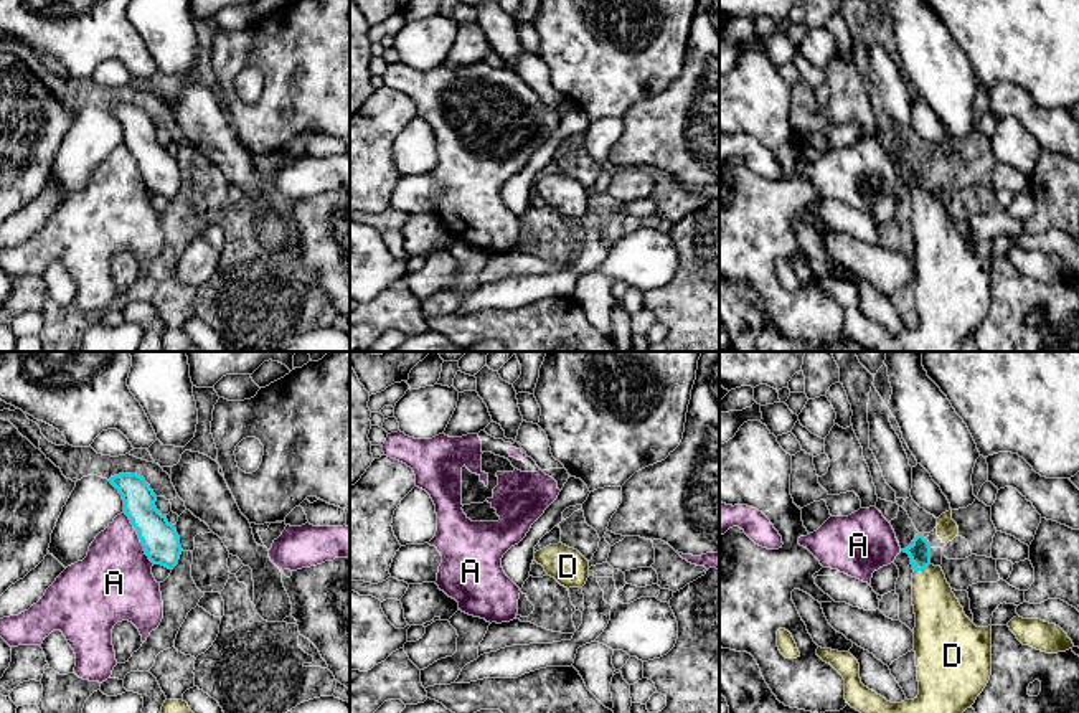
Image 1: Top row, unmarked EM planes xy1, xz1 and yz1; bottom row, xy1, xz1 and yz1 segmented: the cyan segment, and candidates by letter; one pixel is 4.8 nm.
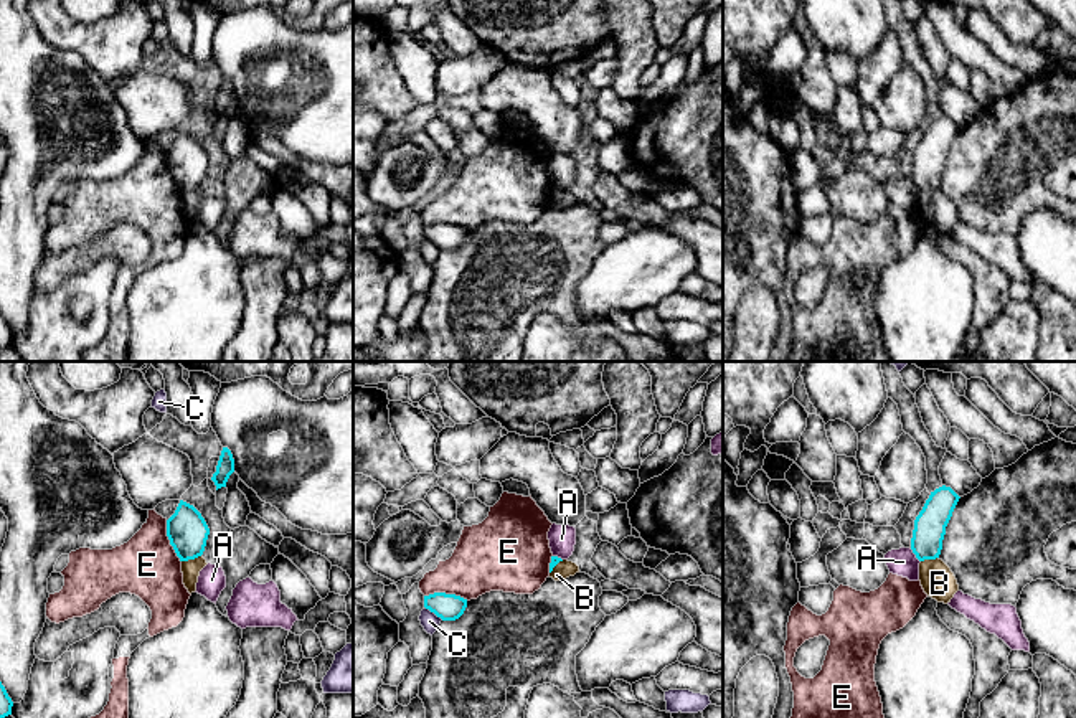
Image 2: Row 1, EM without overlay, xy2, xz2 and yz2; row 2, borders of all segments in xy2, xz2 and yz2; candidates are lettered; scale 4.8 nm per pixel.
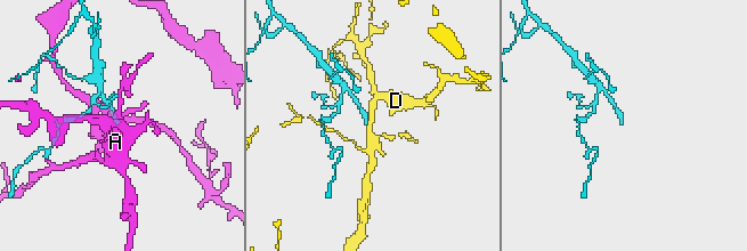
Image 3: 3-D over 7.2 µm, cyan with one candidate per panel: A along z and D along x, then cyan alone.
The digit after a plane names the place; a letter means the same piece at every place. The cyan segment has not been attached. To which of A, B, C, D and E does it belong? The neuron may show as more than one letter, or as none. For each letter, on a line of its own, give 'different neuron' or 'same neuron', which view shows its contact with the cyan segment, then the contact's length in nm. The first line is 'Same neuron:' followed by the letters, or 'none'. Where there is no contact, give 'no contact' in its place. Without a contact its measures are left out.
Same neuron: D
A: different neuron | xy1 | 300 nm
B: different neuron | xy2 | 100 nm
C: different neuron | xz2 | 120 nm
D: same neuron | yz1 | 90 nm
E: different neuron | xz2 | 220 nm

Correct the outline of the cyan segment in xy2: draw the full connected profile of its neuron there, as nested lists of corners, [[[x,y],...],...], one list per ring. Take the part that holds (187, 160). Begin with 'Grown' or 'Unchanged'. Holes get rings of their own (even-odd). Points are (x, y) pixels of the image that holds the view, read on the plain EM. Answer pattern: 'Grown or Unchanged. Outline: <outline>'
Unchanged. Outline: [[[180,130],[175,144],[167,150],[167,167],[180,191],[203,185],[210,158],[201,144]]]

